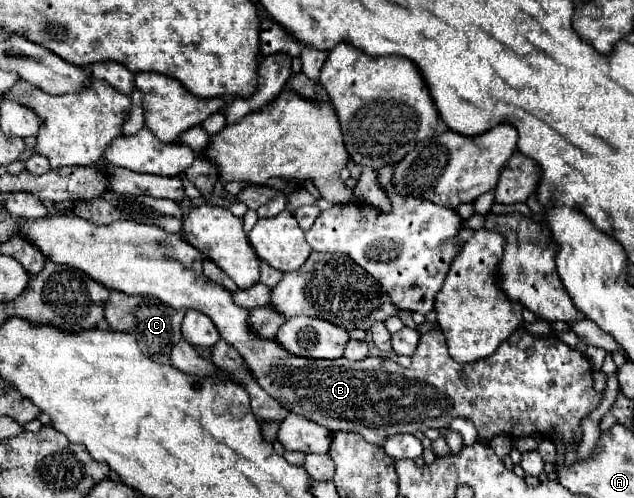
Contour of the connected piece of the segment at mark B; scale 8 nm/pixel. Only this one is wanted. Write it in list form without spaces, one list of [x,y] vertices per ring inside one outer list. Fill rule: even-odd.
[[[45,217],[45,219],[27,219],[19,233],[31,239],[45,257],[55,263],[71,265],[85,271],[89,277],[105,285],[107,289],[119,289],[131,295],[153,295],[173,309],[197,309],[211,317],[221,337],[243,357],[251,369],[257,383],[283,407],[307,417],[313,423],[323,425],[331,433],[359,433],[365,441],[373,445],[383,445],[391,435],[397,433],[417,433],[425,429],[447,429],[455,417],[473,421],[477,427],[477,441],[487,445],[493,437],[505,435],[517,439],[519,435],[549,437],[563,443],[565,451],[579,447],[583,439],[581,421],[587,417],[605,397],[605,391],[595,391],[593,387],[593,369],[587,357],[575,349],[569,349],[559,339],[545,339],[527,333],[521,329],[513,333],[493,355],[473,361],[457,363],[447,353],[445,335],[439,329],[427,331],[421,335],[421,341],[411,355],[411,367],[401,367],[383,357],[367,357],[363,361],[339,359],[309,359],[287,353],[275,337],[259,337],[251,329],[249,311],[235,305],[231,291],[209,281],[201,271],[201,253],[189,245],[183,237],[167,233],[155,225],[139,225],[135,221],[115,221],[111,225],[93,225],[79,217]]]

